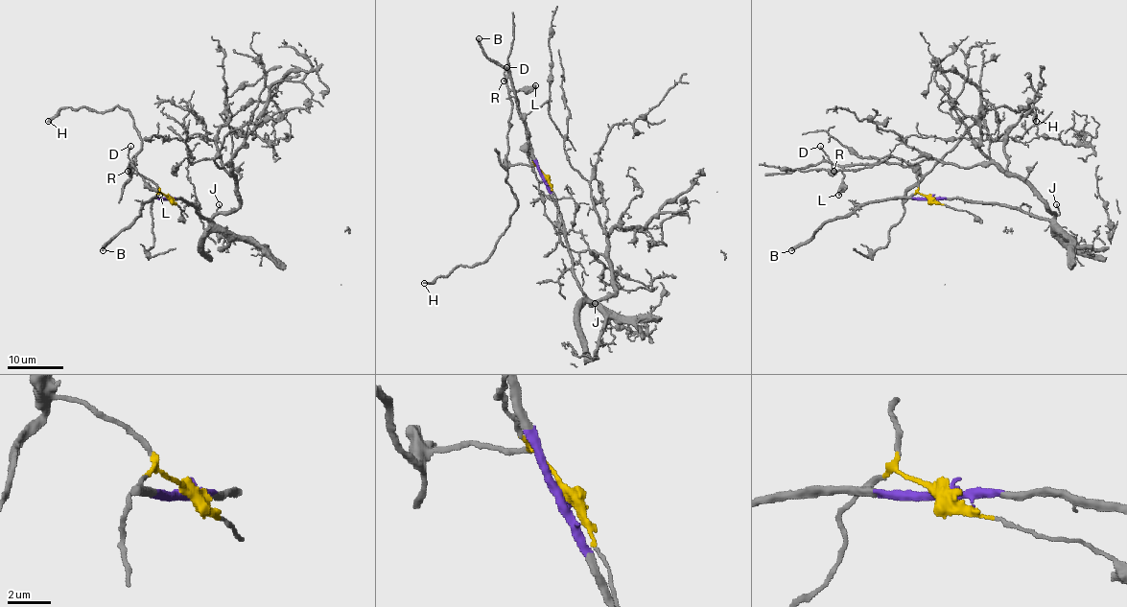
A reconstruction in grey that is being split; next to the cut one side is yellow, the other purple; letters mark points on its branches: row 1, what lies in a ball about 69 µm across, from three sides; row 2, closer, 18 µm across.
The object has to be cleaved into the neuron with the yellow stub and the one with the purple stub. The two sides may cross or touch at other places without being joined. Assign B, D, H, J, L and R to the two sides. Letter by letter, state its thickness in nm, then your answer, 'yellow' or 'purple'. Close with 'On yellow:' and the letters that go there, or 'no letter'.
B: 340 nm thick; purple
D: 140 nm thick; yellow
H: 280 nm thick; yellow
J: 100 nm thick; purple
L: 380 nm thick; yellow
R: 130 nm thick; yellow
On yellow: D, H, L, R

